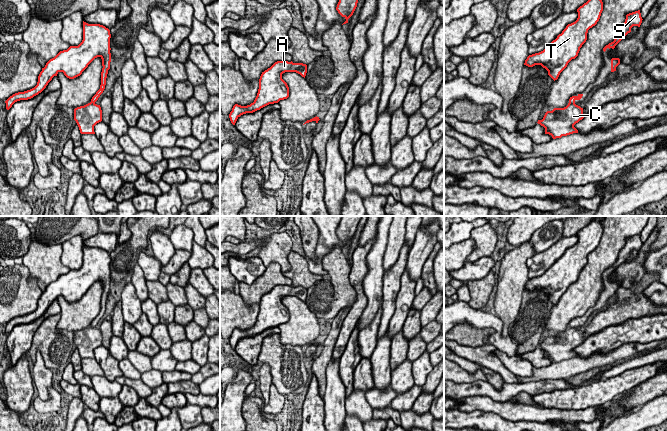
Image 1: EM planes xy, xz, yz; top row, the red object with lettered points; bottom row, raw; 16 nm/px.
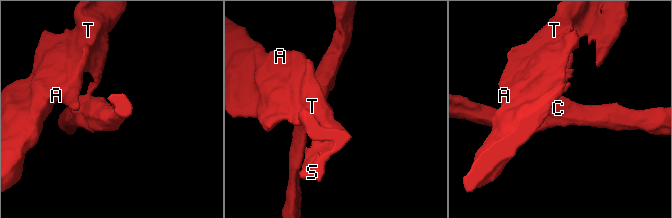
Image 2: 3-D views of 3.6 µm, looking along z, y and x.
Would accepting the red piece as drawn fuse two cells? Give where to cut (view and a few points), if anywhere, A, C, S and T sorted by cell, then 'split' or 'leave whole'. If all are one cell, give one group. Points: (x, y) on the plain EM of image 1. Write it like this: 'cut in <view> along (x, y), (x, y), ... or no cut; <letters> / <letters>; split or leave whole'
cut in yz along (569, 326), (574, 328); A S T / C; split

